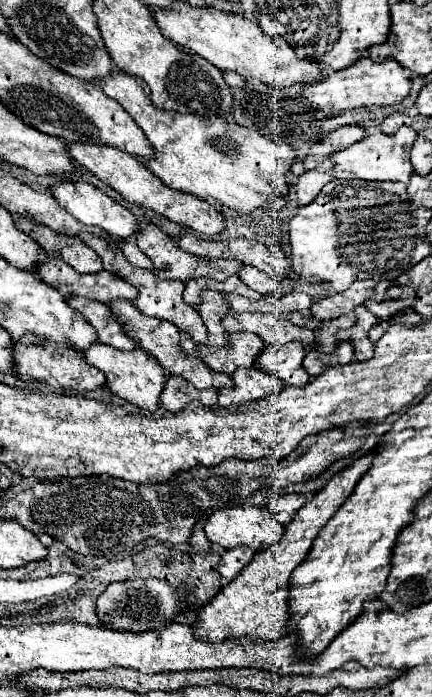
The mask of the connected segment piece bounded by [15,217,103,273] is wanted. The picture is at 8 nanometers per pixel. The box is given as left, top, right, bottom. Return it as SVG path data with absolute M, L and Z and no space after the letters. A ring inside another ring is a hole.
M19 217L15 223L21 231L31 235L47 255L59 257L67 261L79 273L97 273L103 269L99 255L87 247L79 237L63 237L37 221L27 221L27 217Z

